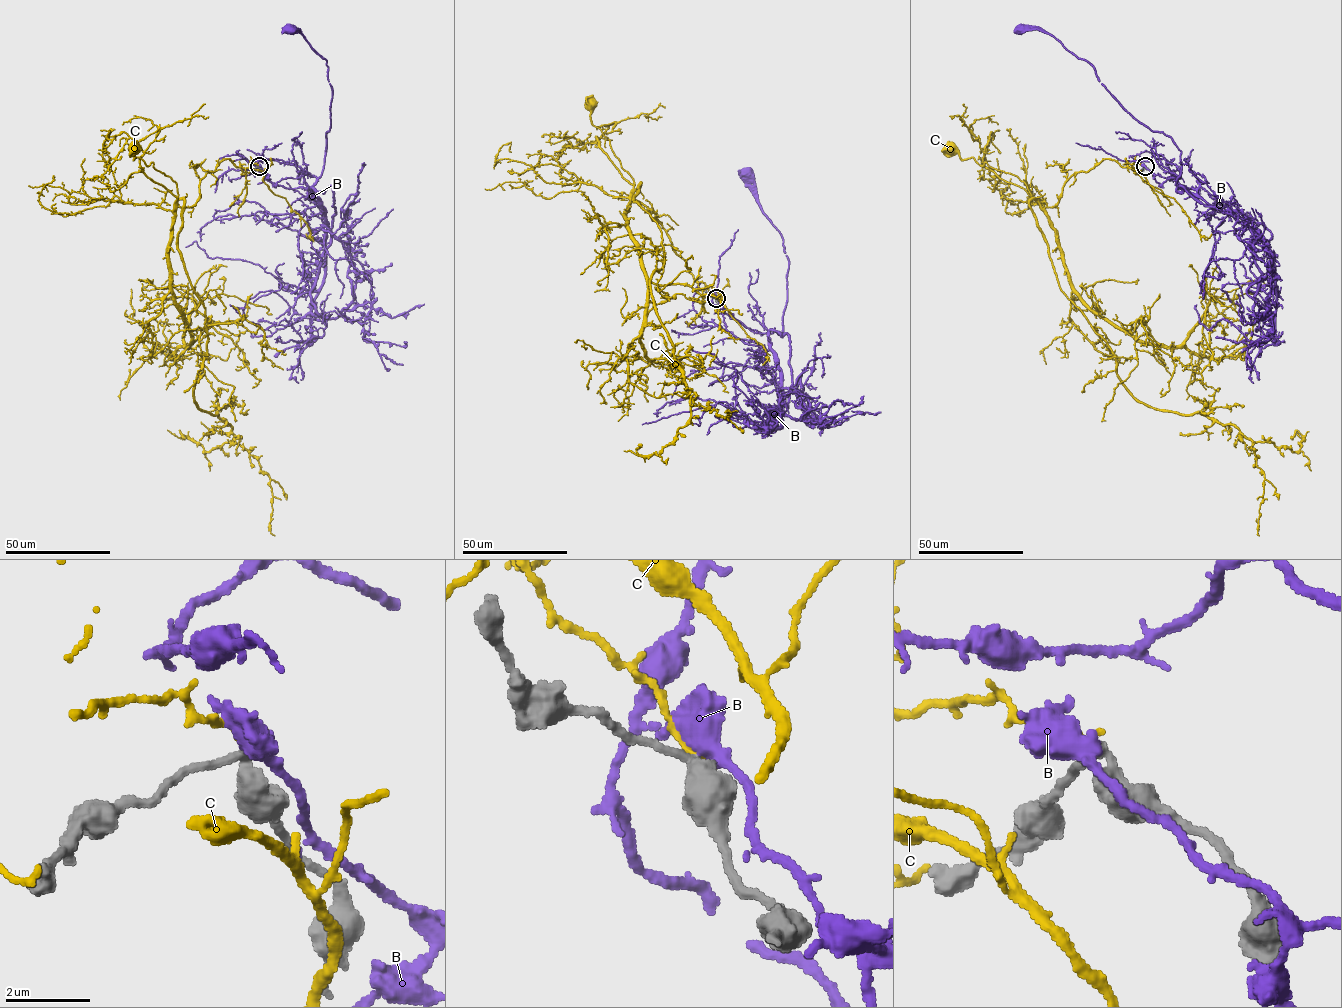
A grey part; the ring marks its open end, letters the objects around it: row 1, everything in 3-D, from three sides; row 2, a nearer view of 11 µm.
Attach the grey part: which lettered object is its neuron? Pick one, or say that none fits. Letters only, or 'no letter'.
no letter

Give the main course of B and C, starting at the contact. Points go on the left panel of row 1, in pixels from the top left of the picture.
B: (260, 166), (272, 183), (308, 188), (313, 193), (324, 165), (332, 96), (328, 66), (299, 29), (291, 29)
C: (260, 166), (224, 159), (200, 181), (197, 201), (176, 208), (177, 184), (134, 159), (134, 150)

